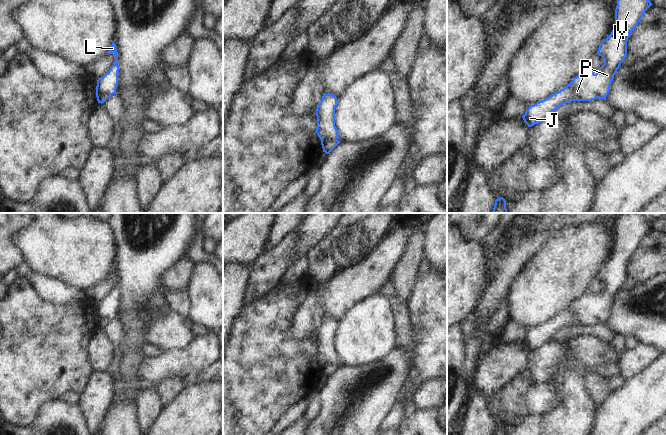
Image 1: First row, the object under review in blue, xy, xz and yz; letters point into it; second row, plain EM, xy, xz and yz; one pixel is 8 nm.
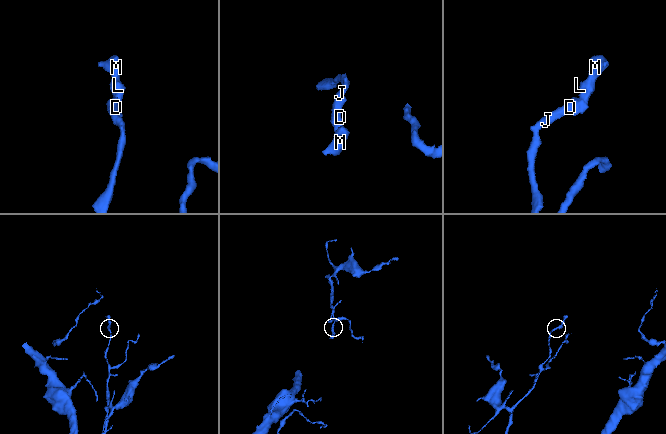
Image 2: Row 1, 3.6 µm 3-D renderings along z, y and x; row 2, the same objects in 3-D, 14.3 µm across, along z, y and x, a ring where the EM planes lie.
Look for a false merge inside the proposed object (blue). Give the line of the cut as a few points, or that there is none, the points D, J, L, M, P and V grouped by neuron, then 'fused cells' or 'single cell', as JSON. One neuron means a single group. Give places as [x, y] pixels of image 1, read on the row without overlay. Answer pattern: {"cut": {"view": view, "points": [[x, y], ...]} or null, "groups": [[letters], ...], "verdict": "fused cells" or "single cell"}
{"cut": null, "groups": [["D", "J", "L", "M", "P", "V"]], "verdict": "single cell"}

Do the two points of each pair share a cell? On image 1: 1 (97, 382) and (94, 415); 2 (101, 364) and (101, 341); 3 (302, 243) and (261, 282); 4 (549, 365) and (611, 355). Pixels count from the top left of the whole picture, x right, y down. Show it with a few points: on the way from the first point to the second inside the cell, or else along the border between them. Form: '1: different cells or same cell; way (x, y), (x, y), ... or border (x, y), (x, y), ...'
1: same cell; way (97, 390), (94, 407)
2: same cell; way (101, 358), (101, 347)
3: different cells; border (297, 230), (297, 241), (287, 266)
4: same cell; way (564, 353), (596, 353)

